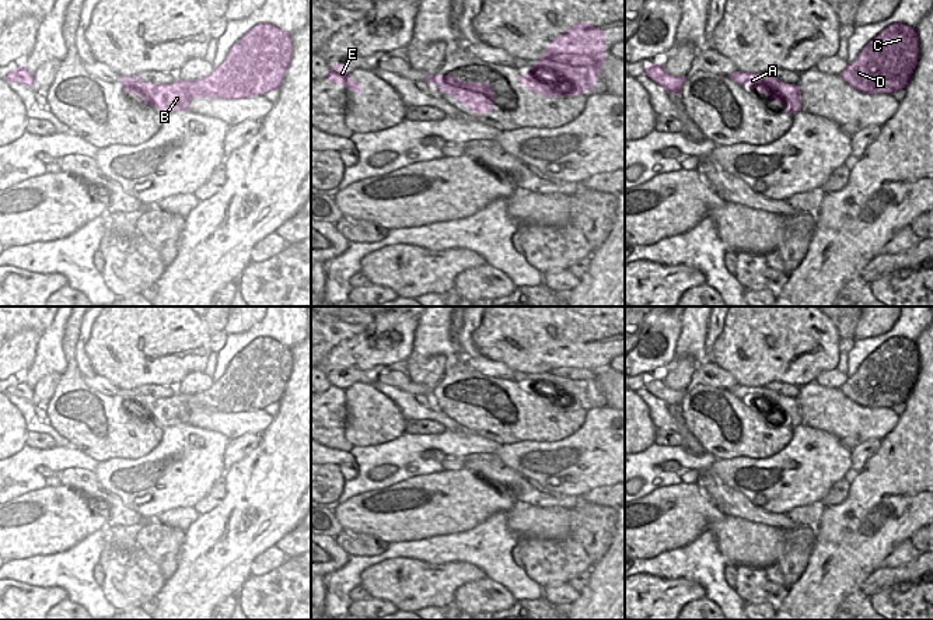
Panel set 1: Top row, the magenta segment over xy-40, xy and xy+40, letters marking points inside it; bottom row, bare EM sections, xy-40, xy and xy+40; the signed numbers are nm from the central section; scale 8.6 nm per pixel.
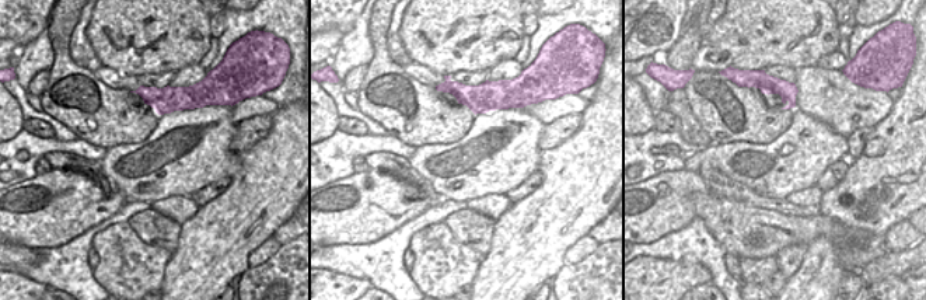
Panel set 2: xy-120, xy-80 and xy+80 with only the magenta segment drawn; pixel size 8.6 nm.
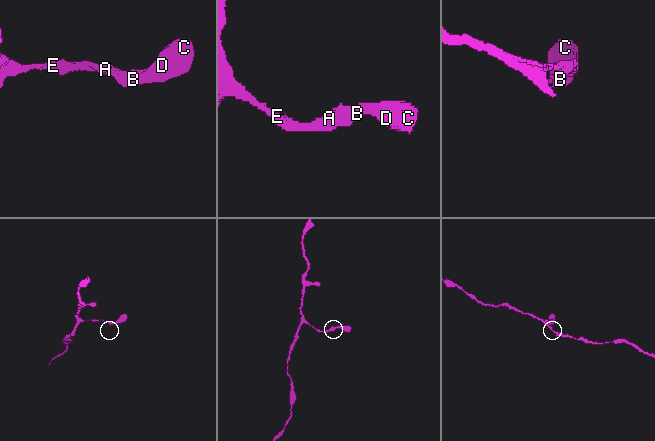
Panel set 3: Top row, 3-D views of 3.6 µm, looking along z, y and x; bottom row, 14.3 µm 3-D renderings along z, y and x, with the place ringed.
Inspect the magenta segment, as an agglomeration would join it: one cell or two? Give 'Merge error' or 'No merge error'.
No merge error.

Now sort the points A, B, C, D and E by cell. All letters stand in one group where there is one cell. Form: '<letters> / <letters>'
A B C D E

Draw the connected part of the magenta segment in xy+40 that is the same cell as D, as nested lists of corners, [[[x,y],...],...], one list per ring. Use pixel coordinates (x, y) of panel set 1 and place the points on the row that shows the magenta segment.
[[[894,22],[874,36],[849,63],[841,78],[862,94],[888,94],[902,90],[919,60],[915,27]]]

